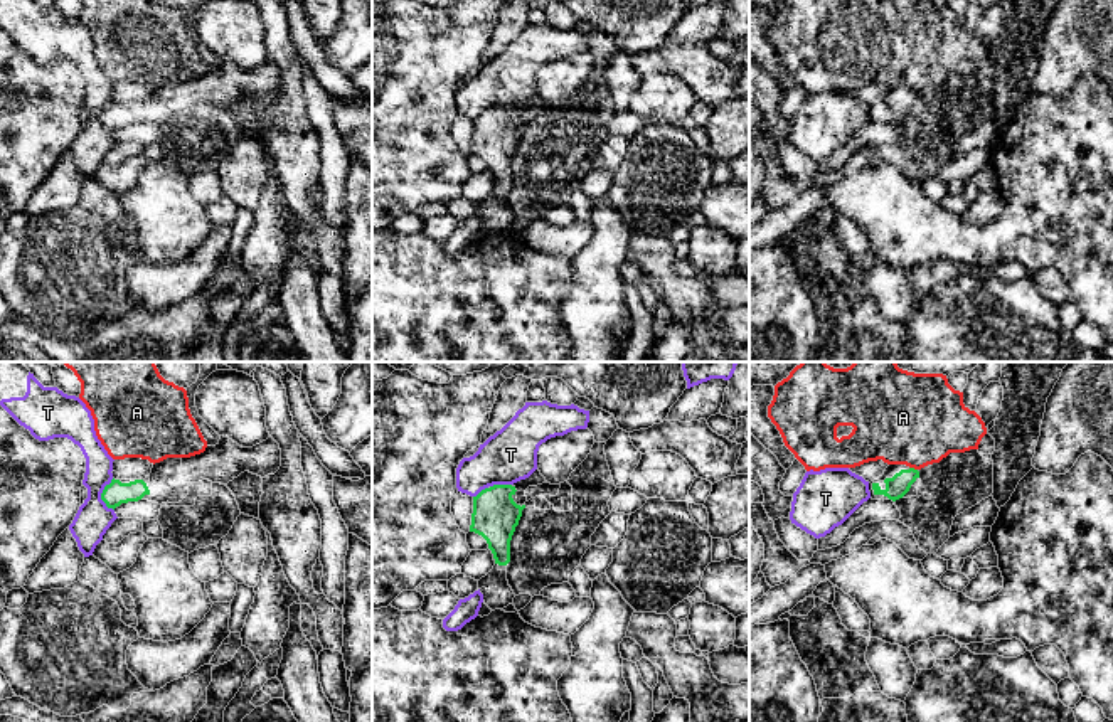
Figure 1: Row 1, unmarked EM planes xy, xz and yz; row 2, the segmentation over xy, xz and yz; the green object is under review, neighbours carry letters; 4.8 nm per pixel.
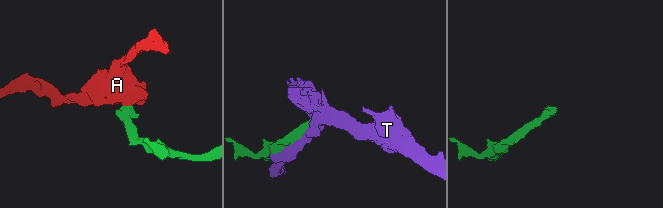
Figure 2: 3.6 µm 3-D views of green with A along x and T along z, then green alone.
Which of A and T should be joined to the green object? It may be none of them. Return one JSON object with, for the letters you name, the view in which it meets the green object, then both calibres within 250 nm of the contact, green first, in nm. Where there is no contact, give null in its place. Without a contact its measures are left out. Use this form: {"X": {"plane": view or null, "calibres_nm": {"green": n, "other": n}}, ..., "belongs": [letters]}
{"belongs": []}

